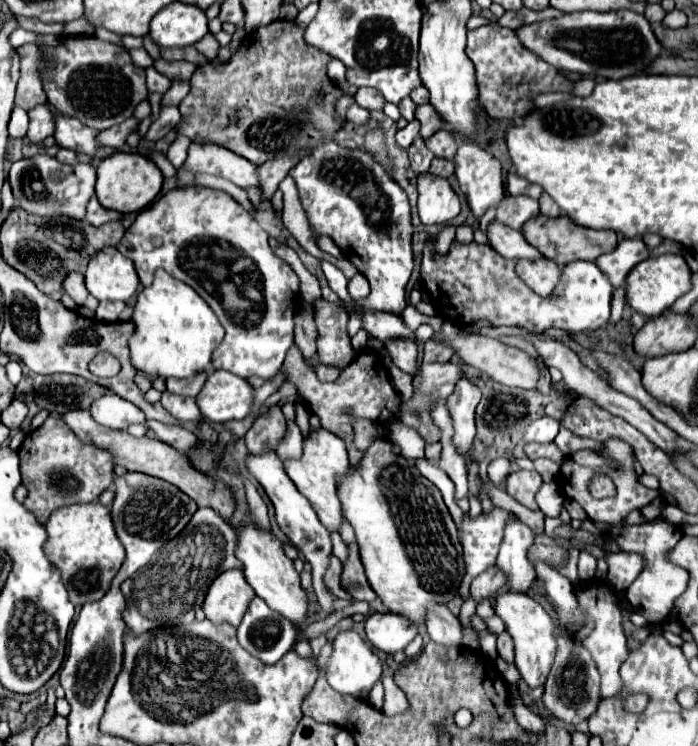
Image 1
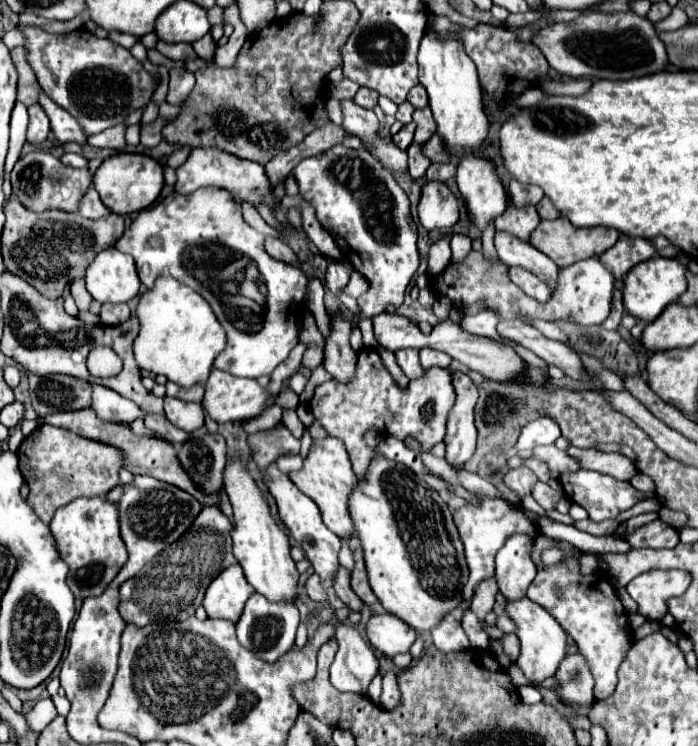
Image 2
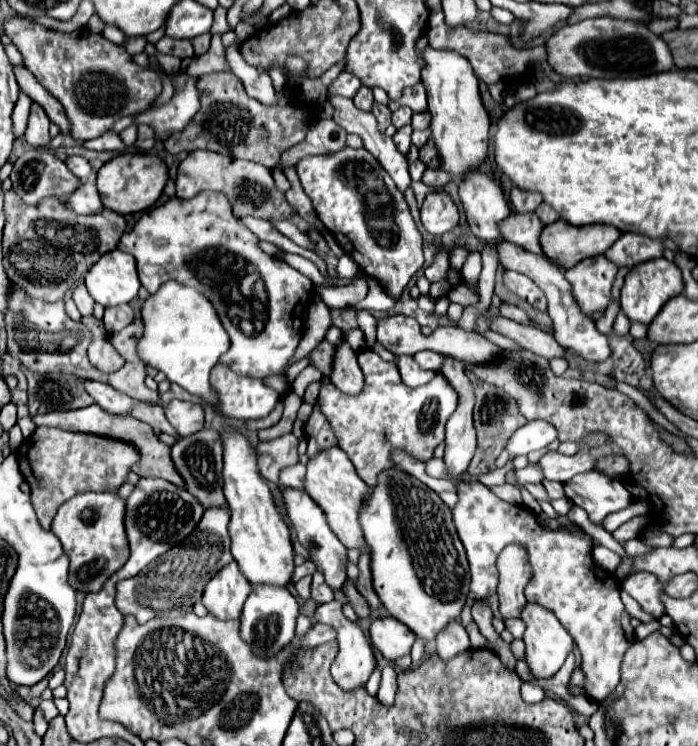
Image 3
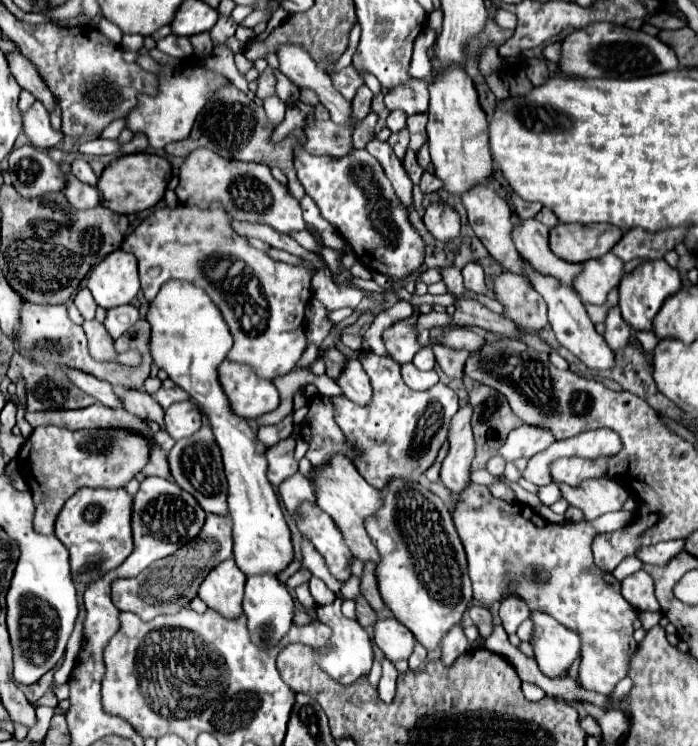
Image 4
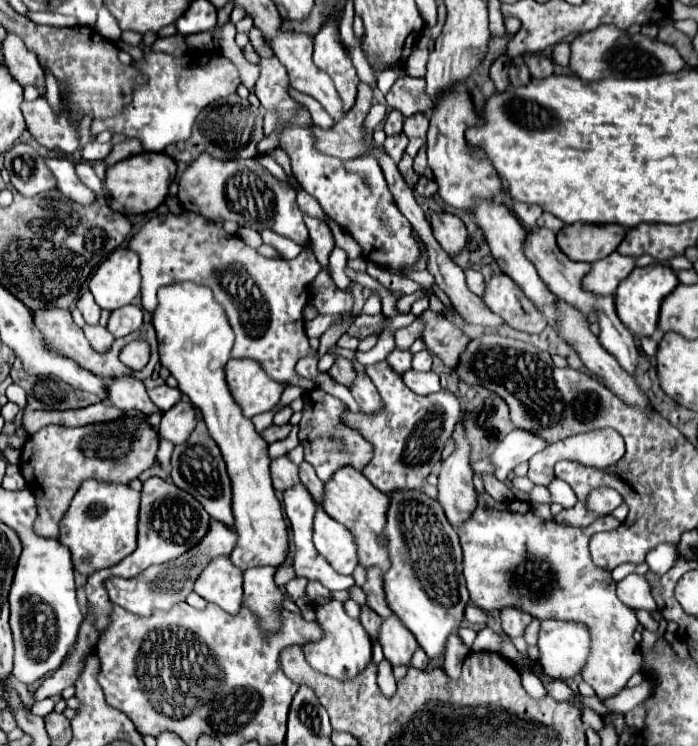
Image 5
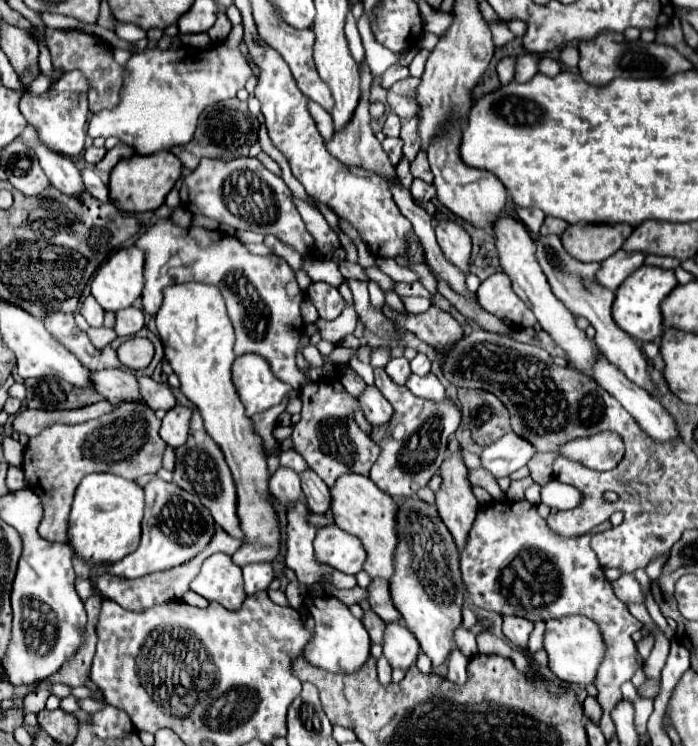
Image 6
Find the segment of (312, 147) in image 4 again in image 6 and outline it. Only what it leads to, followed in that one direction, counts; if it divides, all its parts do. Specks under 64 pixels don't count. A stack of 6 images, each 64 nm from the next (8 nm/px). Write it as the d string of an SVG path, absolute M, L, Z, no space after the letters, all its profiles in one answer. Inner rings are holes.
M370 70L366 72L360 72L362 74L362 80L360 80L360 88L362 88L362 98L360 98L360 104L358 108L354 110L354 120L346 122L346 128L342 128L340 132L334 132L334 136L330 140L326 140L326 150L338 158L342 164L348 164L348 166L364 166L364 168L376 168L378 172L382 172L384 178L390 176L390 172L394 172L394 166L390 164L386 152L382 150L380 142L376 140L372 128L370 128L370 114L368 114L368 104L370 104L370 86L372 86L372 74Z

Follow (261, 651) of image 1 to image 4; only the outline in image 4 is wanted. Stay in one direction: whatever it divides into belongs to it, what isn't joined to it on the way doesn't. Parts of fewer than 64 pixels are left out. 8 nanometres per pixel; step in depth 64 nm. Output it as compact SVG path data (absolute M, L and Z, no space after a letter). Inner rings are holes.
M252 576L246 582L246 596L244 596L244 616L248 620L248 634L252 644L262 650L274 648L292 628L296 602L288 588L272 576Z

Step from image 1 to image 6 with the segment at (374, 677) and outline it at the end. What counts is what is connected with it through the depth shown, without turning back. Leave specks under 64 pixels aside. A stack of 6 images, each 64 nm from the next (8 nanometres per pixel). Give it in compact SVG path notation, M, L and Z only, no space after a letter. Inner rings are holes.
M308 596L306 608L316 620L316 628L314 628L316 634L310 640L308 648L302 650L302 658L314 664L316 668L322 668L328 672L336 672L336 674L356 672L364 664L364 660L370 658L370 636L364 624L350 614L346 604L342 604L338 598L332 598L332 596L324 596L324 598Z

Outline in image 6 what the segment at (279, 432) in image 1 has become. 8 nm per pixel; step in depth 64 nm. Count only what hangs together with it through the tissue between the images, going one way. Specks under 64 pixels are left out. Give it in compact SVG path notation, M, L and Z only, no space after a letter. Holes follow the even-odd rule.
M278 466L278 470L270 478L270 492L278 500L278 504L288 510L290 504L302 496L300 476L292 468Z

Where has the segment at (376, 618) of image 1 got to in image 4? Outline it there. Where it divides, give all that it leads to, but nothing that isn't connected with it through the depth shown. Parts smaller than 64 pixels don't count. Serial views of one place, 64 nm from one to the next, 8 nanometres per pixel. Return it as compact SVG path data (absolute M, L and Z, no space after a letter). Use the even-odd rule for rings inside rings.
M382 618L374 624L374 642L390 662L398 662L410 658L416 638L396 618Z

